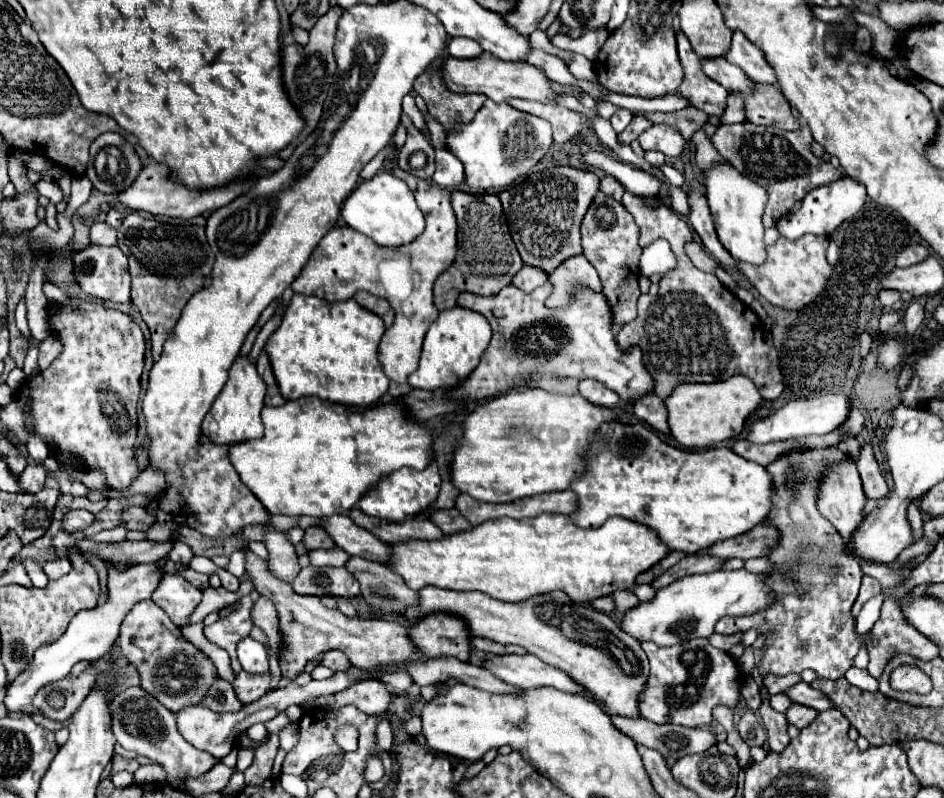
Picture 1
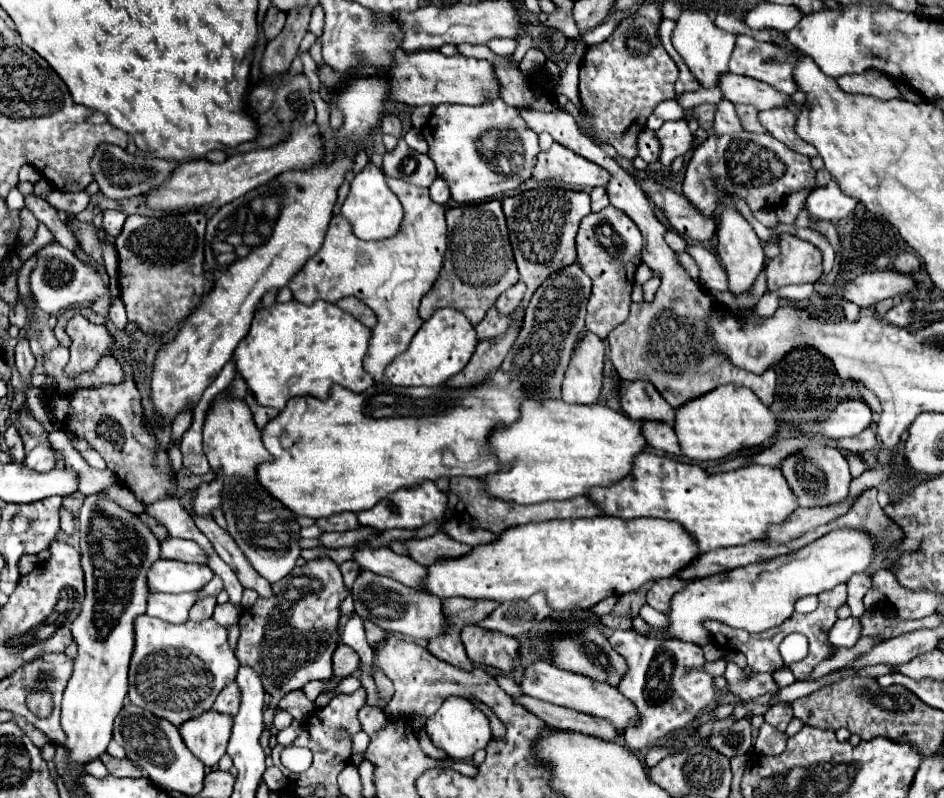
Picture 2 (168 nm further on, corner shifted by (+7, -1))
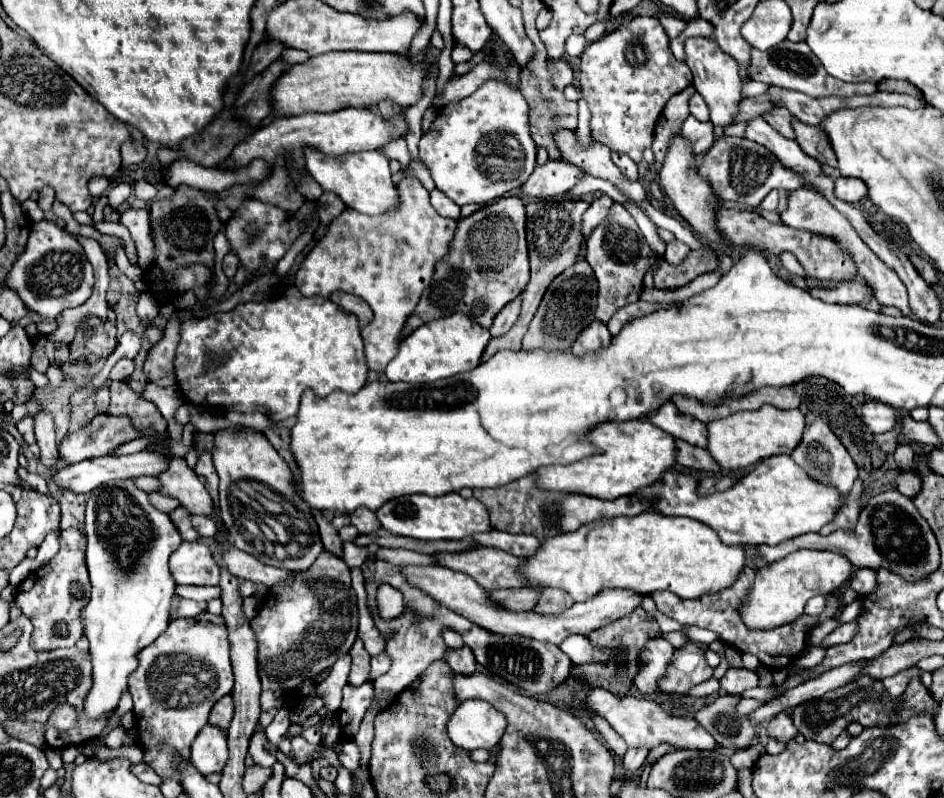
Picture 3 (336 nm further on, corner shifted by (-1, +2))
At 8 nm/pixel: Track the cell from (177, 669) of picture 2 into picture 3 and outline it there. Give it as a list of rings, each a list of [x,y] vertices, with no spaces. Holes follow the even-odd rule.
[[[202,615],[202,617],[180,617],[172,619],[168,629],[140,653],[140,665],[136,673],[132,673],[130,681],[130,695],[134,699],[134,715],[140,723],[144,723],[150,731],[150,741],[142,743],[144,749],[144,761],[162,777],[180,779],[176,777],[176,765],[172,765],[174,755],[180,753],[184,757],[190,755],[190,745],[196,737],[196,733],[208,723],[210,709],[218,699],[228,695],[234,687],[234,673],[232,673],[232,661],[230,661],[230,641],[228,641],[228,625],[220,615]],[[166,743],[162,751],[158,751],[158,745]]]

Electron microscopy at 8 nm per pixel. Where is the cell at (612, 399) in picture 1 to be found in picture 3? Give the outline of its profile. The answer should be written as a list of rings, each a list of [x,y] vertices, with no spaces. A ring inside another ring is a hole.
[[[594,319],[592,325],[588,325],[588,329],[584,329],[584,333],[580,333],[580,337],[576,339],[576,345],[572,345],[572,353],[578,357],[588,355],[588,353],[598,353],[608,343],[612,343],[612,335],[610,335],[608,327]]]

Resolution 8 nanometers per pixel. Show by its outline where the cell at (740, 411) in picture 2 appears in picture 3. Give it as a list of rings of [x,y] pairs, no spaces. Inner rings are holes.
[[[762,405],[756,411],[736,411],[724,419],[706,423],[708,429],[708,453],[724,471],[746,469],[752,463],[780,453],[792,453],[800,443],[804,431],[804,415],[798,409],[776,409],[772,405]]]

